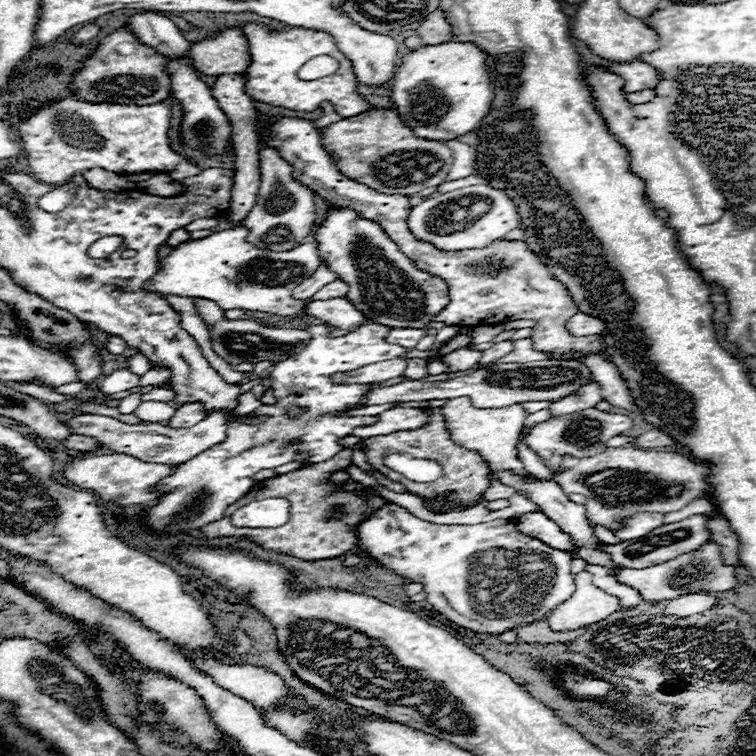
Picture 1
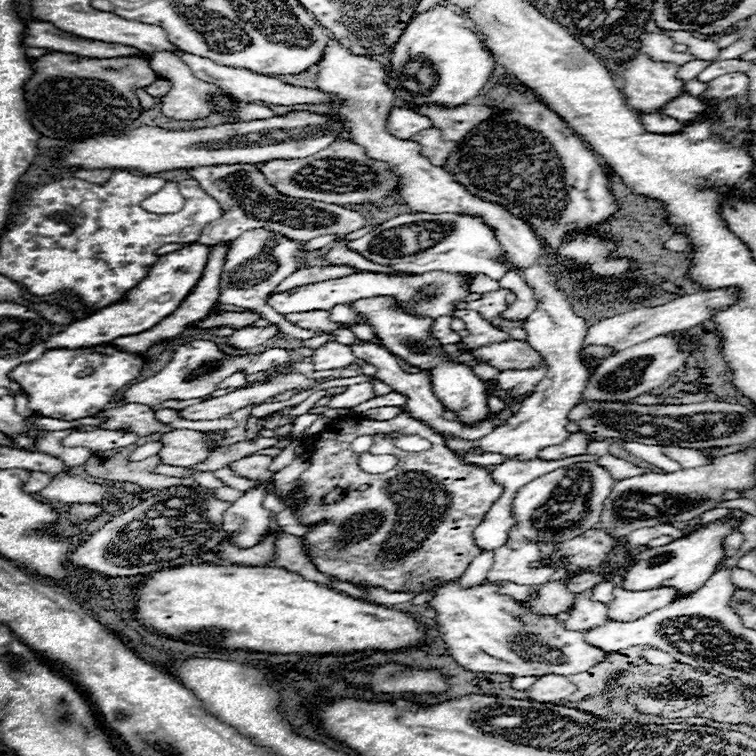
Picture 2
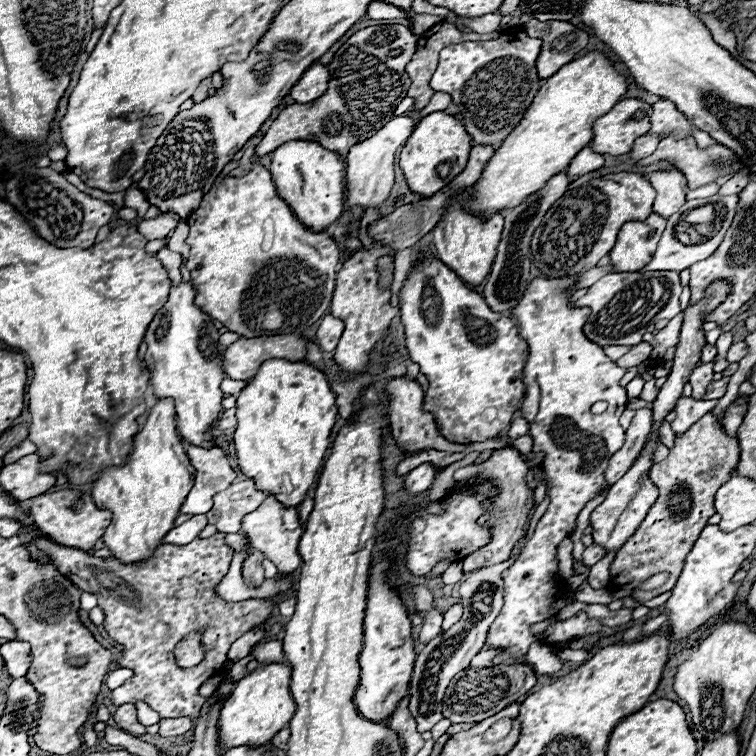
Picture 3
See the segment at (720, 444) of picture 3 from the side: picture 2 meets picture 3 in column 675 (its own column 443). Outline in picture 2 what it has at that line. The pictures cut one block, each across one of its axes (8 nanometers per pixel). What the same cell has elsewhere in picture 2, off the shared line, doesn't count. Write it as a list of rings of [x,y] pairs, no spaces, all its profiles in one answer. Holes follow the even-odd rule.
[[[402,412],[402,414],[398,416],[398,418],[394,418],[394,420],[390,420],[390,422],[376,422],[376,420],[366,420],[366,418],[362,418],[362,416],[358,416],[358,418],[352,418],[352,420],[340,420],[340,422],[332,422],[332,424],[330,424],[330,426],[328,426],[326,430],[322,430],[322,432],[318,434],[318,438],[316,438],[316,442],[314,442],[314,450],[312,450],[312,460],[310,460],[310,466],[308,466],[308,468],[306,468],[306,470],[304,470],[304,472],[300,474],[300,478],[296,480],[296,486],[300,486],[300,496],[304,496],[304,498],[306,498],[306,502],[294,502],[294,506],[292,506],[292,508],[294,508],[294,514],[298,516],[298,520],[300,520],[300,522],[302,522],[304,526],[308,526],[308,528],[310,528],[310,532],[302,536],[302,544],[306,546],[306,554],[310,556],[310,560],[314,562],[314,566],[316,566],[316,570],[318,570],[318,572],[322,572],[322,574],[326,574],[326,576],[330,576],[330,578],[336,578],[336,580],[342,580],[342,582],[348,582],[348,584],[354,584],[354,586],[360,586],[360,584],[368,584],[368,586],[382,586],[382,588],[384,588],[384,590],[388,590],[388,592],[414,592],[414,594],[422,594],[422,592],[428,592],[428,590],[432,590],[432,588],[436,588],[436,586],[440,586],[440,584],[446,584],[446,582],[452,582],[452,580],[458,580],[458,578],[460,578],[460,576],[464,574],[464,570],[468,568],[468,564],[470,564],[470,562],[472,562],[472,560],[474,560],[474,558],[476,558],[476,556],[480,554],[480,550],[478,550],[478,546],[476,546],[476,544],[474,544],[474,540],[472,540],[472,530],[474,530],[474,528],[476,528],[476,526],[478,526],[478,524],[482,522],[482,518],[484,518],[484,514],[486,514],[486,512],[490,510],[490,506],[492,506],[492,504],[494,504],[494,502],[496,502],[496,500],[498,500],[498,498],[502,496],[502,492],[504,492],[504,490],[502,490],[502,486],[498,486],[498,484],[496,484],[496,482],[492,480],[492,476],[490,476],[490,474],[488,474],[486,470],[482,470],[482,468],[474,468],[474,466],[466,466],[466,464],[462,464],[462,462],[460,462],[460,460],[456,458],[456,454],[454,454],[452,450],[448,450],[448,448],[444,446],[444,440],[440,438],[440,434],[436,434],[436,432],[434,432],[432,428],[428,428],[428,426],[426,426],[424,422],[418,422],[418,420],[414,420],[414,418],[410,418],[410,416],[406,414],[406,412]],[[384,432],[402,432],[402,434],[418,434],[418,436],[422,436],[422,438],[426,438],[426,440],[428,440],[428,442],[432,444],[432,448],[430,448],[430,450],[426,450],[426,452],[404,452],[404,450],[398,450],[398,448],[396,448],[396,446],[394,446],[394,444],[392,444],[390,440],[386,440],[386,438],[382,438],[382,436],[376,436],[376,434],[384,434]],[[366,434],[374,434],[374,436],[376,436],[376,438],[374,438],[374,446],[370,448],[370,454],[394,454],[394,456],[398,458],[398,464],[396,464],[398,468],[392,468],[390,472],[386,472],[386,474],[378,474],[378,476],[372,476],[372,474],[366,474],[366,472],[362,472],[362,470],[360,470],[360,466],[358,466],[358,456],[356,456],[356,454],[354,454],[354,452],[350,450],[350,444],[352,444],[352,442],[354,442],[354,440],[358,438],[358,436],[366,436]],[[332,488],[344,488],[344,490],[348,492],[348,496],[346,496],[346,498],[344,498],[344,500],[342,500],[340,504],[332,504],[332,506],[324,506],[324,504],[320,502],[320,498],[322,498],[322,496],[324,496],[324,494],[326,494],[328,490],[332,490]]]

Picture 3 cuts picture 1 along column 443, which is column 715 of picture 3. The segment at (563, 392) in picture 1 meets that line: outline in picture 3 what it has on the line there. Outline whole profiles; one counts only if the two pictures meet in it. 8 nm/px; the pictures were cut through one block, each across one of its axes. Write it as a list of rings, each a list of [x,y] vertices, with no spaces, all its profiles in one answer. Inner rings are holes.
[[[720,378],[720,380],[712,382],[712,384],[706,388],[704,398],[708,398],[708,400],[718,400],[718,398],[722,398],[724,392],[726,392],[726,384],[728,384],[728,378]]]

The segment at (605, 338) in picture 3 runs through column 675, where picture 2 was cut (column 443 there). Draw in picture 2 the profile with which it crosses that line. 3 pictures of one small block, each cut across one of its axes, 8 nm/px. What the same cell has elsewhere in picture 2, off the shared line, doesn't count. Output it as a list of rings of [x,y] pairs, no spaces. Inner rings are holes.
[[[440,270],[423,274],[382,274],[382,272],[358,272],[318,284],[300,286],[296,290],[268,296],[268,304],[276,308],[278,314],[290,314],[290,312],[310,312],[310,310],[332,310],[336,304],[350,306],[356,300],[362,298],[376,298],[376,296],[388,296],[398,302],[398,308],[412,314],[412,316],[426,316],[426,318],[440,318],[440,316],[452,316],[456,302],[466,298],[470,294],[468,290],[470,276],[468,274],[444,274]]]

